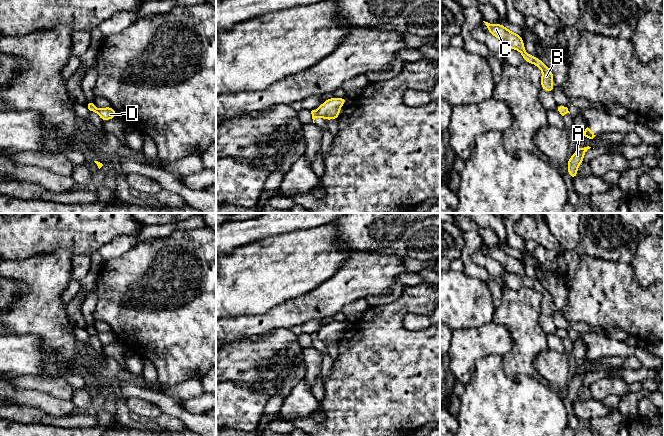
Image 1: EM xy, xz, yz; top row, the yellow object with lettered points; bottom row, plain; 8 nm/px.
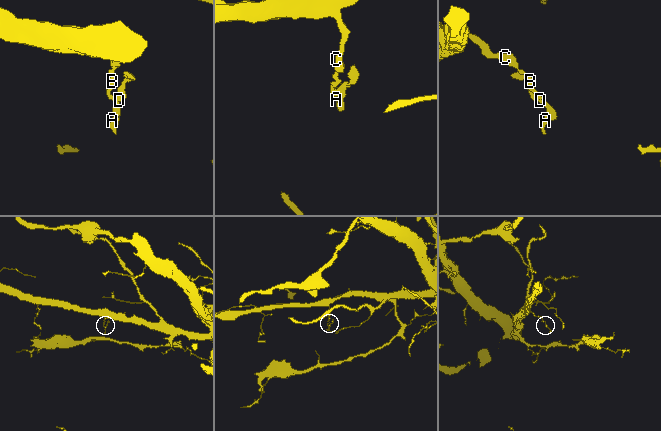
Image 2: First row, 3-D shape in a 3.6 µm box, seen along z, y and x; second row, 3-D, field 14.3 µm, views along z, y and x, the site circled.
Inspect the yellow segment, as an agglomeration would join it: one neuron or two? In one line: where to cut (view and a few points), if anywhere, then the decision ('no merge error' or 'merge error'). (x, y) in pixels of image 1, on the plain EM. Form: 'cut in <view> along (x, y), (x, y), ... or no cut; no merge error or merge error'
cut in xz along (316, 334), (319, 339); merge error

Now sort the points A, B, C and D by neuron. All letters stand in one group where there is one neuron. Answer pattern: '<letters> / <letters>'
A D / B C

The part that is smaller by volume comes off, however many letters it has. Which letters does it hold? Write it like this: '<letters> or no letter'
A, D

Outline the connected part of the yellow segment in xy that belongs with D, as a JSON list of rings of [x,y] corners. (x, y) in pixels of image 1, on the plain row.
[[[112,330],[107,332],[97,332],[96,336],[102,345],[107,345],[117,340],[117,336]]]

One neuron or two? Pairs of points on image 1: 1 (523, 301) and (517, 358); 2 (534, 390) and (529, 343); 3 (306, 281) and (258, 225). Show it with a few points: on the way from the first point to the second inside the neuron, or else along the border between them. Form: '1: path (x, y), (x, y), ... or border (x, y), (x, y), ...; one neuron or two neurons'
1: path (523, 315), (523, 344); one neuron
2: border (510, 375), (528, 375), (536, 378); two neurons
3: border (292, 231), (286, 234), (257, 239), (247, 244); two neurons

